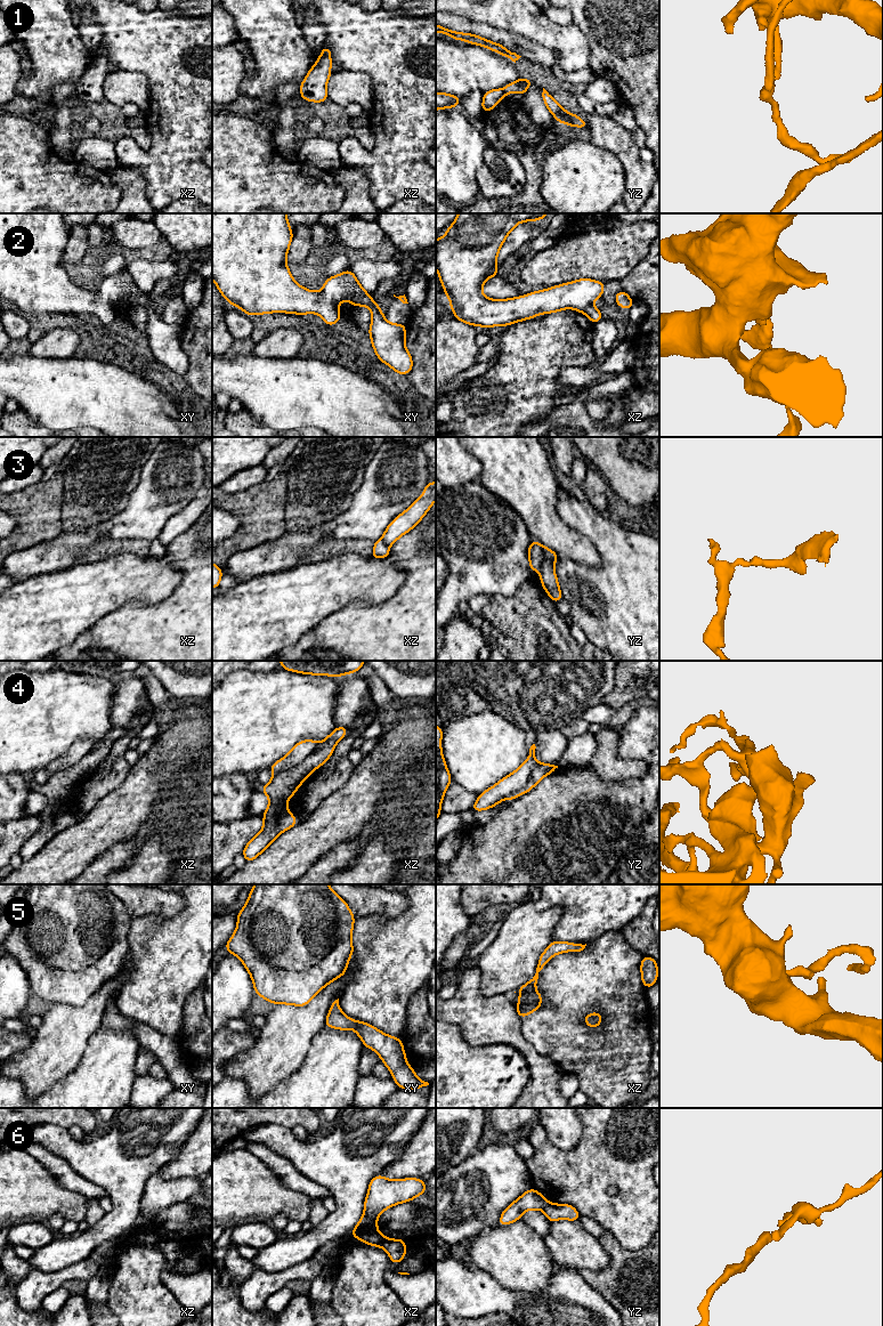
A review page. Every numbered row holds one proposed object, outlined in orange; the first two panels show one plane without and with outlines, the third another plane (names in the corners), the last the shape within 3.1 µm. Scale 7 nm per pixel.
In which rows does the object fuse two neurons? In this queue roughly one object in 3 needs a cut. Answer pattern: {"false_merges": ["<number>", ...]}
{"false_merges": ["1", "2", "3", "6"]}

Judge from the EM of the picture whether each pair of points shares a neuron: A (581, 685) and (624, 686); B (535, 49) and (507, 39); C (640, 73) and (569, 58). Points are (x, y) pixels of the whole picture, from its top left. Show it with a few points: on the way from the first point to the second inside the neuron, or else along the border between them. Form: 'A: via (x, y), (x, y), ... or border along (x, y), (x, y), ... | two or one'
A: border along (616, 672), (614, 688), (602, 701) | two
B: via (528, 48), (513, 42) | one
C: border along (585, 37), (590, 50), (590, 65) | two

